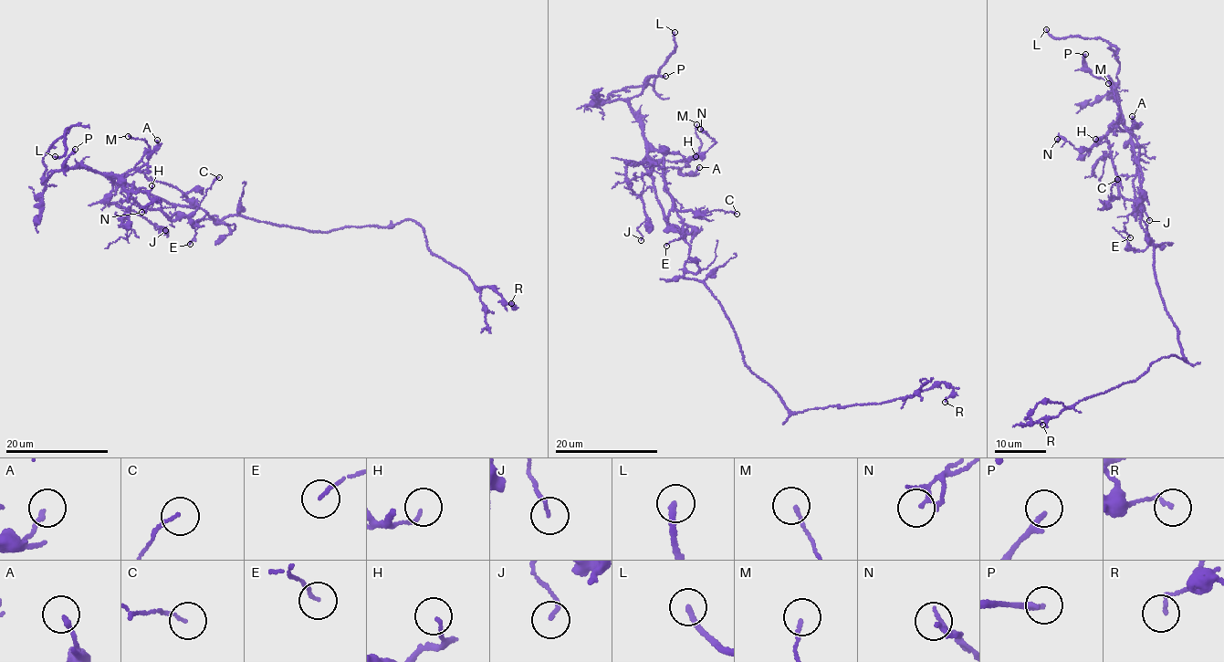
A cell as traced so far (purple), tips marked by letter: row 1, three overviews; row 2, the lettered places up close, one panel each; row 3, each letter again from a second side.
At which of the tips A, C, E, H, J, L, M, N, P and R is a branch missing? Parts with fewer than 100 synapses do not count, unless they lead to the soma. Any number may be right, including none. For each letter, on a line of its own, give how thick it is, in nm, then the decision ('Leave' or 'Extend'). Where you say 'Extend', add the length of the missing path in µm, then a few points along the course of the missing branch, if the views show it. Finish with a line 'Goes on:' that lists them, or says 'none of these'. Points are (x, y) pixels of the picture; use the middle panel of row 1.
A: Thickness 150 nm. Leave
C: Thickness 120 nm. Leave
E: Thickness 120 nm. Leave
H: Thickness 110 nm. Leave
J: Thickness 130 nm. Leave
L: Thickness 220 nm. Extend. Missing length about 10 µm. Course of what is missing: (674, 32), (688, 21), (697, 19), (704, 12), (703, 8)
M: Thickness 130 nm. Leave
N: Thickness 130 nm. Leave
P: Thickness 220 nm. Leave
R: Thickness 140 nm. Leave
Goes on: L

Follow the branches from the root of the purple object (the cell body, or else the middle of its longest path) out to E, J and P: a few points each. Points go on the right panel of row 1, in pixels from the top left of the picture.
E: (1154, 251), (1121, 123), (1106, 138), (1120, 193), (1136, 204), (1124, 223), (1130, 237)
J: (1154, 251), (1158, 245), (1141, 223), (1138, 200), (1143, 192), (1131, 137), (1137, 169), (1134, 194), (1149, 220)
P: (1154, 251), (1158, 245), (1141, 223), (1143, 192), (1131, 133), (1114, 90), (1090, 72), (1085, 54)

